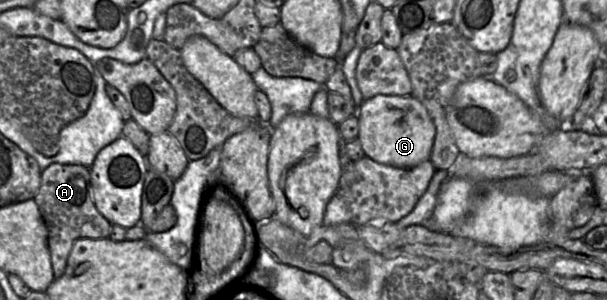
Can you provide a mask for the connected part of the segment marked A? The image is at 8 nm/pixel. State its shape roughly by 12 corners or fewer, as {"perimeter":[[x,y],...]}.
{"perimeter":[[49,165],[34,197],[53,276],[73,243],[108,238],[89,168]]}

